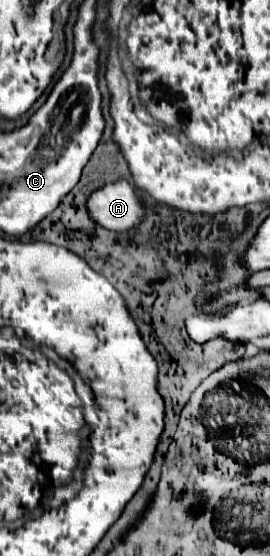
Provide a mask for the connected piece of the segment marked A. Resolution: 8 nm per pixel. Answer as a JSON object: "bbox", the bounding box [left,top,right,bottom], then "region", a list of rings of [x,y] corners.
{"bbox":[87,179,145,233],"region":[[[117,179],[93,191],[87,199],[87,211],[97,225],[113,233],[133,231],[145,217],[143,201],[127,179]]]}

